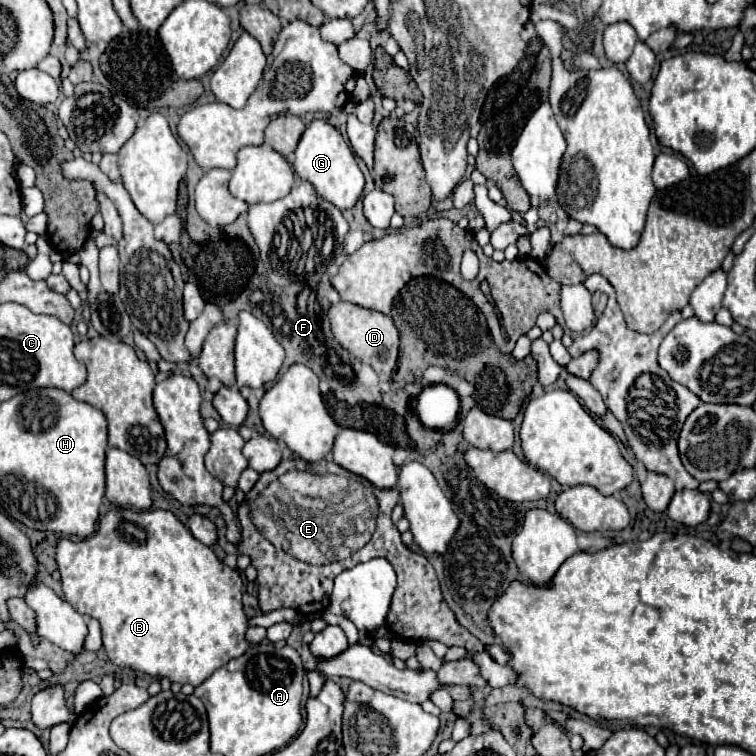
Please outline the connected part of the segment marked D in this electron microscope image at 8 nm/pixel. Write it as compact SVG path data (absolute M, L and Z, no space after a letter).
M339 301L329 309L329 321L337 343L359 361L371 365L381 381L389 381L397 363L397 351L399 351L399 333L393 325L393 319L389 315L381 315L379 311L371 311L353 303Z

